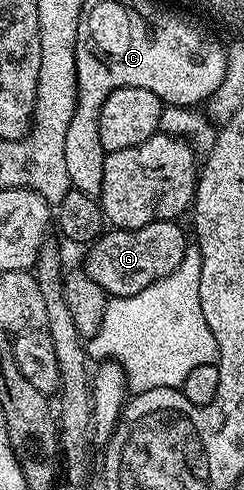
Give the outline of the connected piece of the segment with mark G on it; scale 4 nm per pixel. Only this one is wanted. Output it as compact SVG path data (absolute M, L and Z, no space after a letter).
M174 220L152 222L138 230L110 229L88 247L83 269L106 294L114 298L135 296L135 292L143 292L147 284L155 284L155 280L163 280L163 276L171 276L171 272L179 268L187 245L181 224Z

